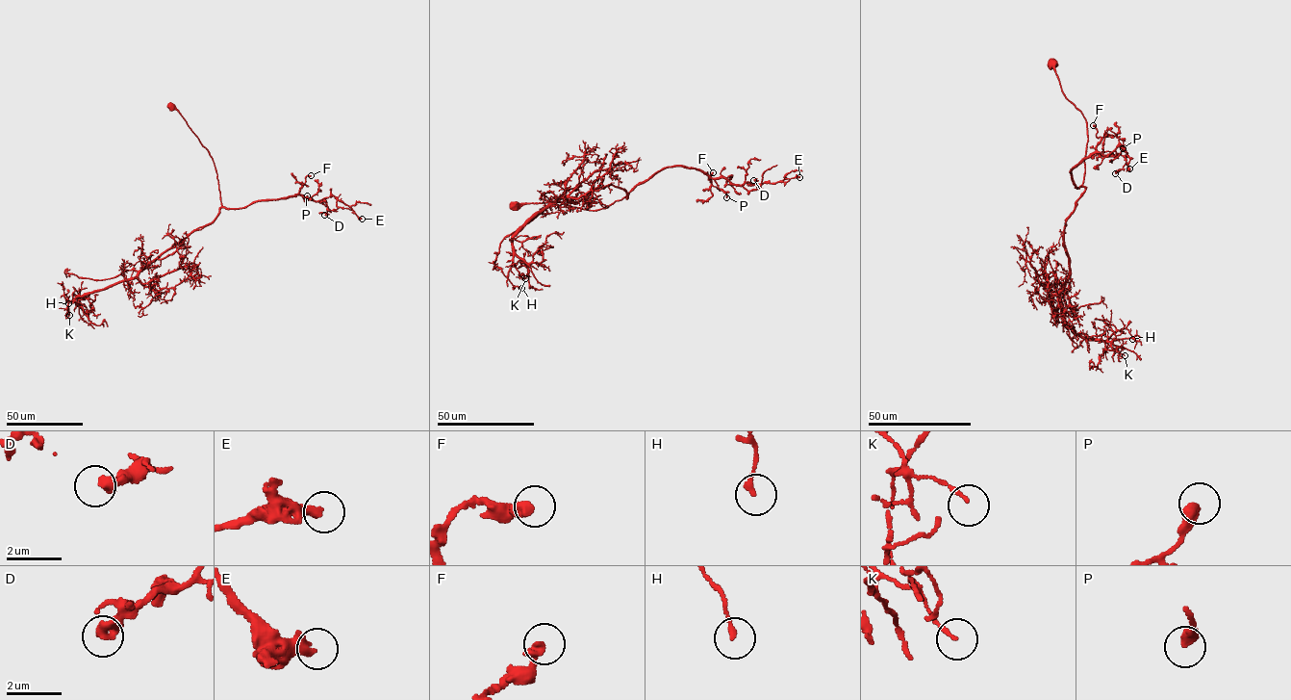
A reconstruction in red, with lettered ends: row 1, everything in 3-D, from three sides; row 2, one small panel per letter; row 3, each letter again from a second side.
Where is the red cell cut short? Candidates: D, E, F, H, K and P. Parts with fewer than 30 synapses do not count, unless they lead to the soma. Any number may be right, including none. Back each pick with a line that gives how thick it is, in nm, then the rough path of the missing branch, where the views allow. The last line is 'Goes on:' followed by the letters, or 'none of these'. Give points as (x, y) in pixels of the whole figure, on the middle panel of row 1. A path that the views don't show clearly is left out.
F: 360 nm | (713, 172), (721, 164), (727, 162)
Goes on: F

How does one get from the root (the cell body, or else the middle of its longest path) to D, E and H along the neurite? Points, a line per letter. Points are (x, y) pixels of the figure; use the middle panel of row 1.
D: (514, 205), (558, 201), (605, 208), (676, 166), (747, 190), (758, 189), (753, 180)
E: (514, 205), (558, 201), (586, 210), (605, 208), (663, 168), (676, 166), (737, 185), (799, 177)
H: (514, 205), (594, 210), (628, 195), (597, 186), (536, 212), (513, 240), (507, 277), (521, 288)

